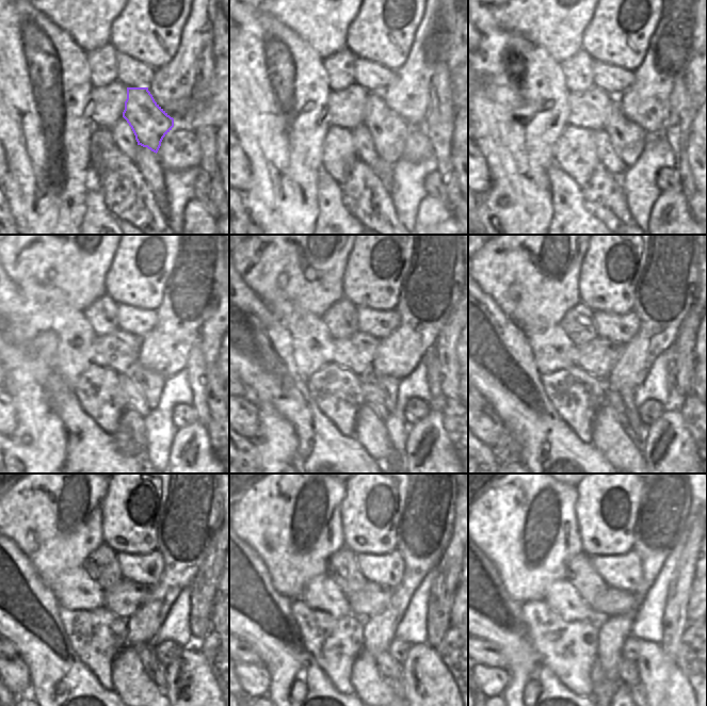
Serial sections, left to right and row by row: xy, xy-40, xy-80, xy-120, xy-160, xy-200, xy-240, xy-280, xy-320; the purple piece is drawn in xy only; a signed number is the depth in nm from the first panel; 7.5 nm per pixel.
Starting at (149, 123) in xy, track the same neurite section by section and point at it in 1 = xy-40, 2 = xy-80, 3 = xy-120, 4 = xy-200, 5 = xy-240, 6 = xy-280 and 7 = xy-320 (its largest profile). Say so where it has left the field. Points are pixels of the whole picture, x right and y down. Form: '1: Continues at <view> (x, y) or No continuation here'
1: Continues at xy-40 (389, 131)
2: Continues at xy-80 (628, 139)
3: Continues at xy-120 (150, 383)
4: Continues at xy-200 (637, 433)
5: Continues at xy-240 (159, 674)
6: Continues at xy-280 (397, 685)
7: Continues at xy-320 (638, 690).

